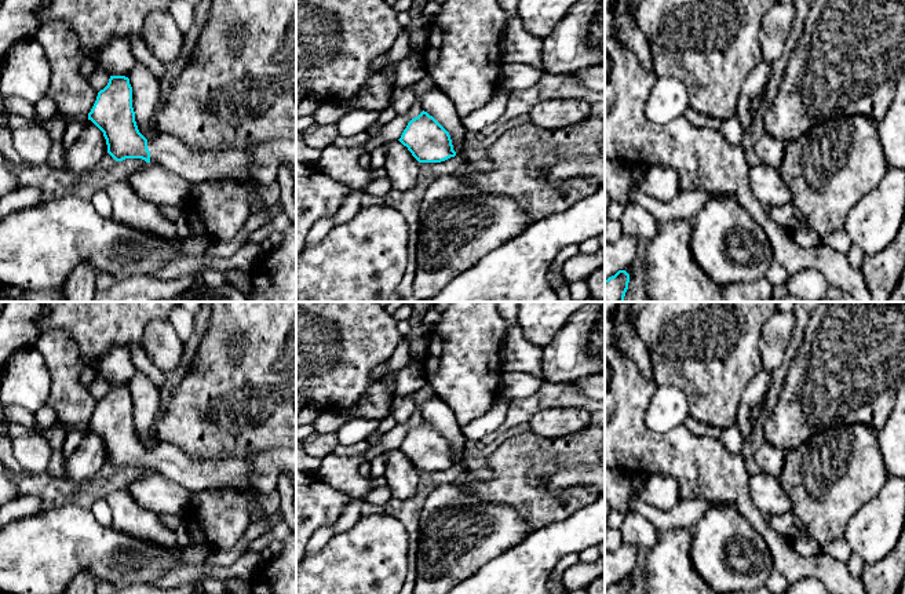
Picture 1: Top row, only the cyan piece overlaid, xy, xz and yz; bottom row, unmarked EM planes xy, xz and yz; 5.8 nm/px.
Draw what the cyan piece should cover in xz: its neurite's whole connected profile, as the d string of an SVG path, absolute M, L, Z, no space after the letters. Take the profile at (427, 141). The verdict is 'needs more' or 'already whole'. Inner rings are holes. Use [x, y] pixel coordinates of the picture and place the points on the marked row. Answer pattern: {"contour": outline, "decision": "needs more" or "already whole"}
{"contour": "M424 110L408 123L398 141L419 163L441 163L456 156L449 132Z", "decision": "already whole"}

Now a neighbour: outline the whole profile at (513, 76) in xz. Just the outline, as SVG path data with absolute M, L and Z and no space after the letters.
M504 63L500 69L499 88L522 91L537 84L544 70L529 63Z

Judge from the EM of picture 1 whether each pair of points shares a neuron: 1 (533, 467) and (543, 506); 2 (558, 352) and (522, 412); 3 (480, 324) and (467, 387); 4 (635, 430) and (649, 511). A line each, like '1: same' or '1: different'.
1: same
2: different
3: same
4: different

